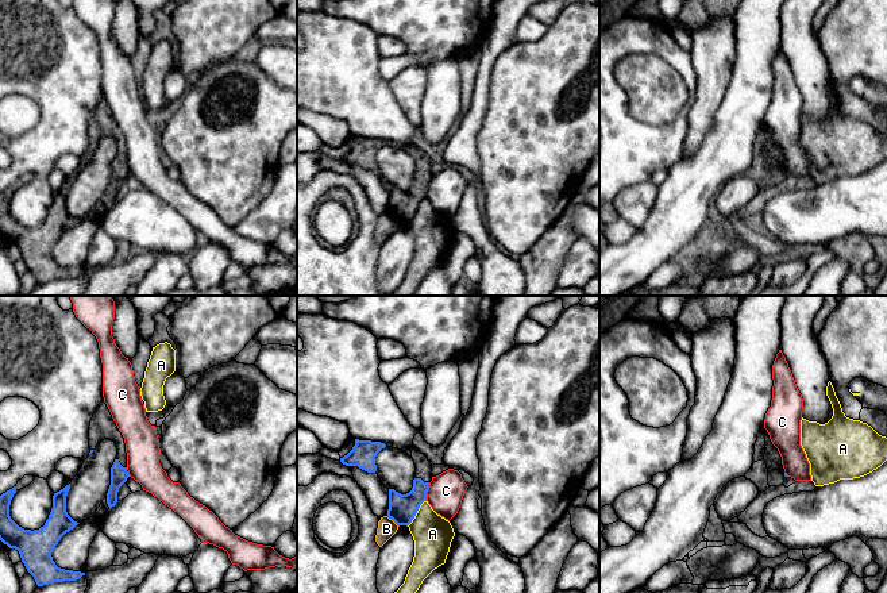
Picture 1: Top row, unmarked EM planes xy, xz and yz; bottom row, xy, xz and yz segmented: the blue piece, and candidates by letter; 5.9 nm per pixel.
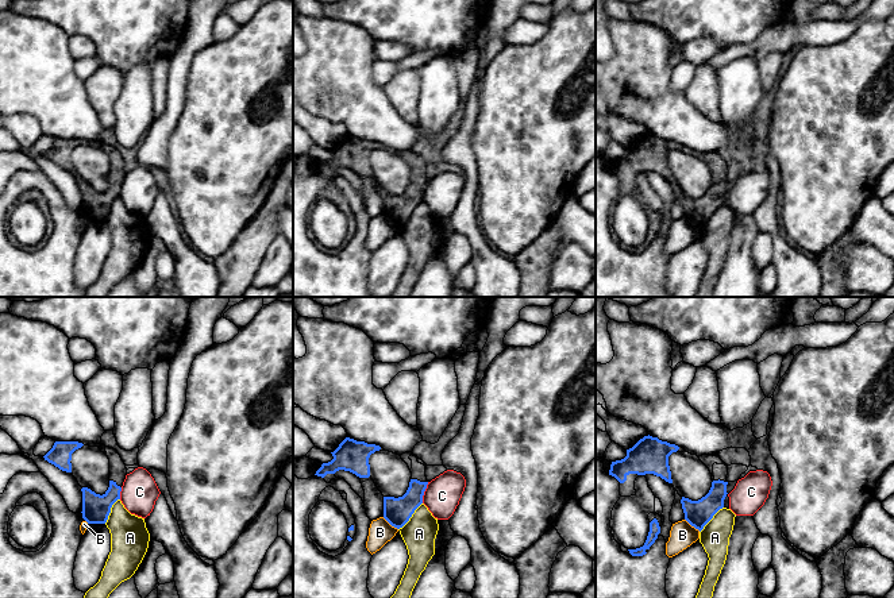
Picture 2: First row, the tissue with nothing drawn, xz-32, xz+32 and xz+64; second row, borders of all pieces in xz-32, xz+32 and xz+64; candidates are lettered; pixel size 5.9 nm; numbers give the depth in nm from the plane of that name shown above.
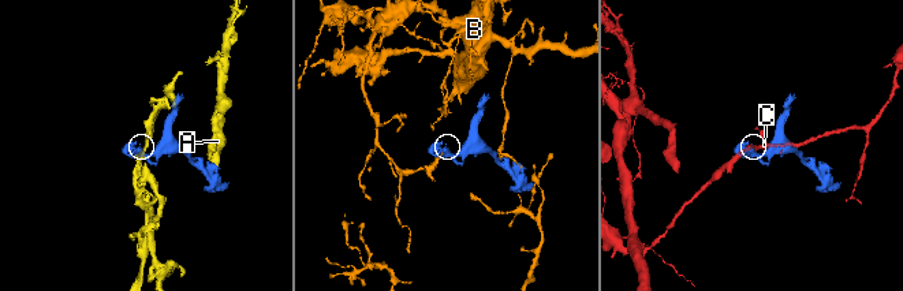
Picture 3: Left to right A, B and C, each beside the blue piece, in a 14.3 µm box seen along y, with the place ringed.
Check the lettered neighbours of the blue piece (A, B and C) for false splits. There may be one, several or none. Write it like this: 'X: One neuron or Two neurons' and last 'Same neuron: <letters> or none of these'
A: Two neurons
B: Two neurons
C: Two neurons
Same neuron: none of these

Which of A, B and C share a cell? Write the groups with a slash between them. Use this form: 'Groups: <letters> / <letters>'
Groups: A / B / C

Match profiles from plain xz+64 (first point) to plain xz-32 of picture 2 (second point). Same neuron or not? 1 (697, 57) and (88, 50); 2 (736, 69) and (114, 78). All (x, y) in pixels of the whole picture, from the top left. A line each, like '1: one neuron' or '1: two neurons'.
1: one neuron
2: two neurons

